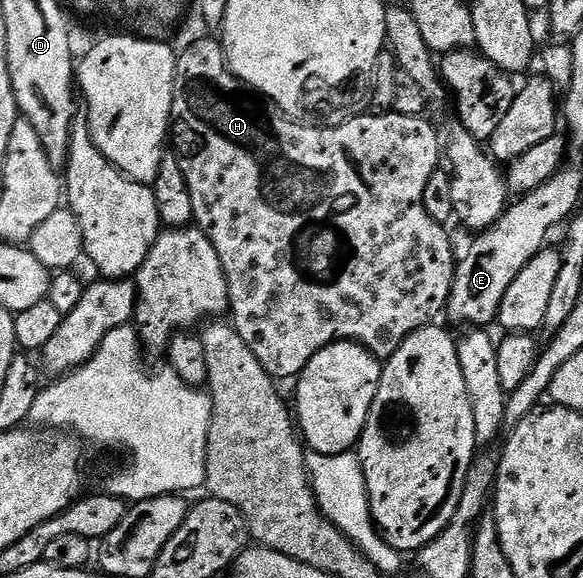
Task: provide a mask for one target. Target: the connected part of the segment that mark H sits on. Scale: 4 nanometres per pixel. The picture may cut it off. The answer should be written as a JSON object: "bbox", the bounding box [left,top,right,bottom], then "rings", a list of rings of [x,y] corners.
{"bbox":[171,37,458,380],"rings":[[[216,37],[201,38],[177,55],[177,75],[173,89],[173,121],[171,150],[191,191],[191,208],[196,229],[202,230],[219,252],[219,264],[227,276],[231,324],[243,336],[243,344],[255,352],[255,360],[274,380],[296,379],[303,368],[324,346],[332,342],[357,342],[382,360],[389,358],[419,328],[442,317],[449,305],[453,278],[457,274],[458,259],[453,258],[453,242],[448,229],[428,215],[424,207],[424,193],[428,181],[439,168],[443,158],[443,142],[428,117],[403,116],[392,112],[362,112],[338,126],[319,126],[298,122],[283,113],[264,94],[250,90],[229,70],[225,47]]]}

